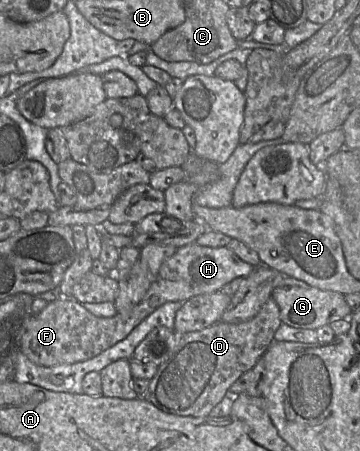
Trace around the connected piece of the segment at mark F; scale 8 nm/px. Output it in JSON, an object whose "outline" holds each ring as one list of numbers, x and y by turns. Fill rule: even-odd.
{"outline":[[156,277,143,299,129,311,112,317,98,317,72,297,58,296,36,315,30,315,23,325,20,351,37,365,50,367,89,360,126,338,148,315,167,302,185,302,194,296,190,285]]}

